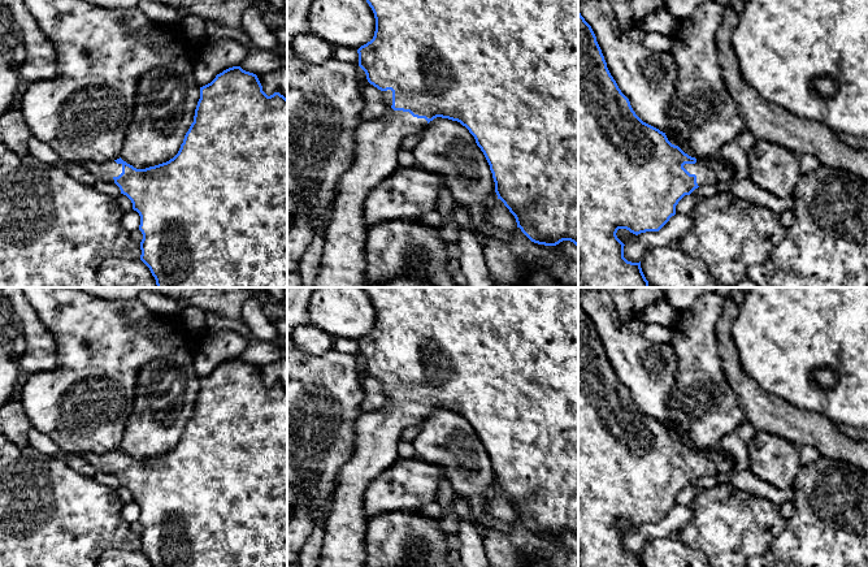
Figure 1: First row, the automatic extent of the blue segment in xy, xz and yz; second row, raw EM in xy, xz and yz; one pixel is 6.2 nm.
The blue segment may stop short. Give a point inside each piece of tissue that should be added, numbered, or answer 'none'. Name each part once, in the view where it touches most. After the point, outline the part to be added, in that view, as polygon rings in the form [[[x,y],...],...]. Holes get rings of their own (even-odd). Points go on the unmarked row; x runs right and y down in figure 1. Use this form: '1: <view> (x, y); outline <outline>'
1: xz (378, 433); outline [[[391,381],[382,382],[382,390],[386,404],[378,411],[364,412],[356,421],[356,450],[340,469],[339,485],[330,502],[330,514],[325,521],[325,537],[318,567],[366,567],[365,534],[368,531],[368,519],[364,512],[364,493],[372,481],[399,459],[398,445],[402,432],[418,425],[428,416],[425,410],[413,408],[409,403],[394,402],[391,399]]]

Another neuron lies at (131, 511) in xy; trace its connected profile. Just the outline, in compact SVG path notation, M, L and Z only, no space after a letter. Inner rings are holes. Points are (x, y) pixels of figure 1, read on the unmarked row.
M131 501L131 502L123 505L122 518L129 524L138 521L139 516L140 516L140 507L136 502Z

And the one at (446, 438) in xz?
M434 410L418 427L420 430L412 441L417 456L440 466L444 469L446 480L450 482L453 494L469 499L472 515L465 520L472 523L481 532L482 537L486 531L494 529L489 525L489 521L495 519L487 511L490 499L494 495L490 492L495 486L495 473L483 443L465 417L448 410Z

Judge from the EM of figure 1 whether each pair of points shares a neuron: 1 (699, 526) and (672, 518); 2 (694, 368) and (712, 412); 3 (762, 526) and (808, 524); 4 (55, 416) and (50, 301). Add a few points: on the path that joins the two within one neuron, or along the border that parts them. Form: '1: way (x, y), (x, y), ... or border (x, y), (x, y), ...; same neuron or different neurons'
1: border (689, 506), (691, 518), (678, 531); different neurons
2: way (699, 379), (702, 402); same neuron
3: border (786, 520), (782, 531), (767, 552); different neurons
4: way (64, 388), (69, 382), (69, 329); same neuron

